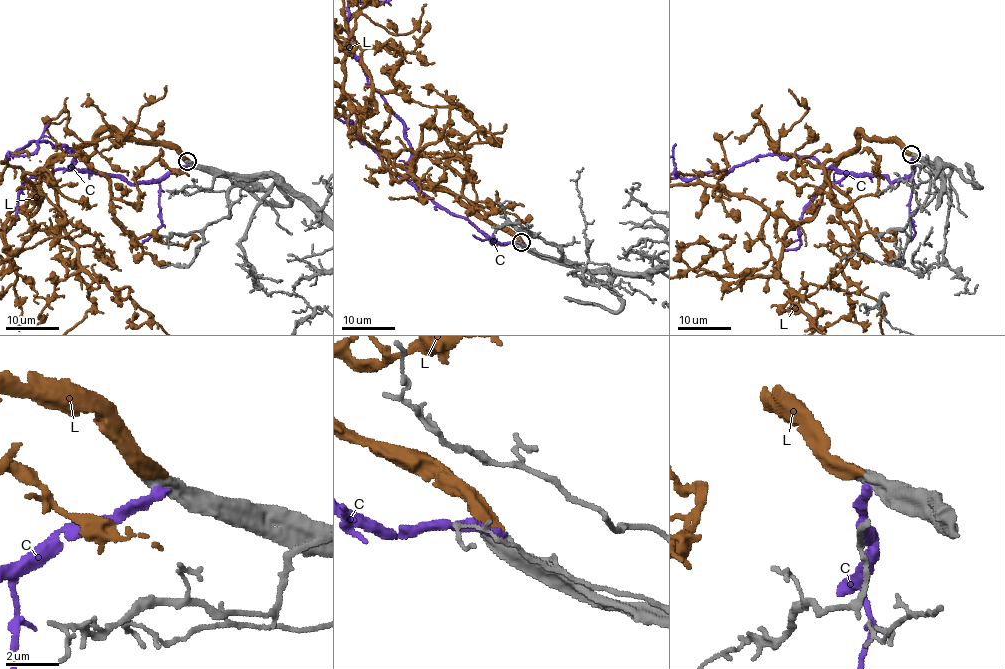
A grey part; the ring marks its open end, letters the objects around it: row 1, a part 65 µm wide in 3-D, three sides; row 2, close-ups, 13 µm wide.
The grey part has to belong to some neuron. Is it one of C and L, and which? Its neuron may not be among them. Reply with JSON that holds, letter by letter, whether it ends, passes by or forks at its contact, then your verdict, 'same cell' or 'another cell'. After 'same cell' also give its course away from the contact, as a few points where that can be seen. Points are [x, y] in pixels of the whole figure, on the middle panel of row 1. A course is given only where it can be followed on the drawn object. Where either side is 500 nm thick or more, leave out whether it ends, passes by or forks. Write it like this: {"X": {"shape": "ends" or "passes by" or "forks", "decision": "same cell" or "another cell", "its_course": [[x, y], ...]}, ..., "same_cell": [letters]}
{"C": {"decision": "another cell"}, "L": {"decision": "same cell"}, "same_cell": ["L"]}

